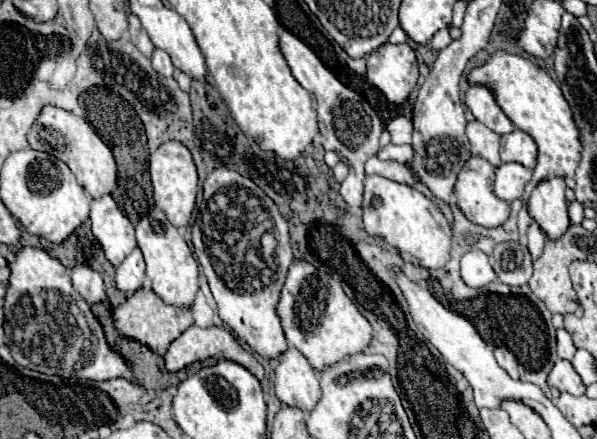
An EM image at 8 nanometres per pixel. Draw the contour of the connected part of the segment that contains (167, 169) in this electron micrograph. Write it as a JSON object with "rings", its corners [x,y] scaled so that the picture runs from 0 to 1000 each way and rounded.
{"rings":[[[295,319],[275,323],[265,342],[251,351],[248,378],[251,378],[261,465],[278,483],[281,501],[295,519],[315,515],[325,465],[328,465],[328,442],[332,442],[332,392],[328,392],[328,374],[318,342],[305,323],[295,323]]]}

